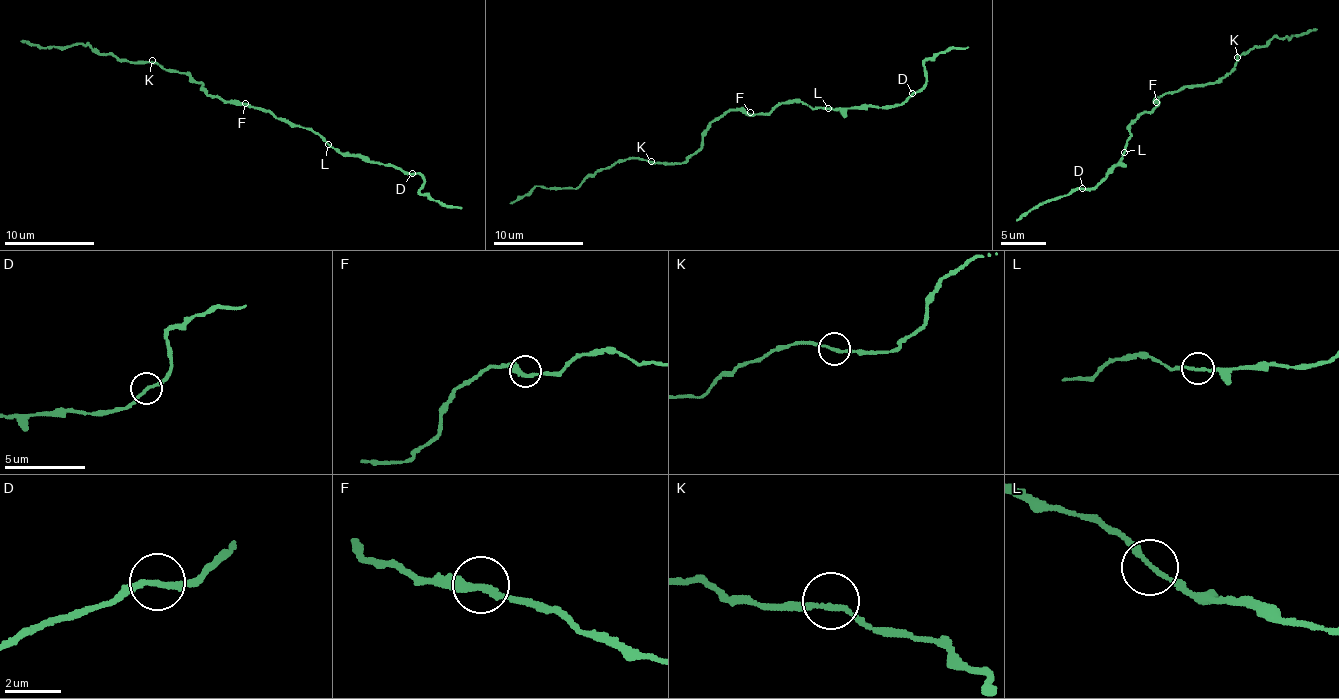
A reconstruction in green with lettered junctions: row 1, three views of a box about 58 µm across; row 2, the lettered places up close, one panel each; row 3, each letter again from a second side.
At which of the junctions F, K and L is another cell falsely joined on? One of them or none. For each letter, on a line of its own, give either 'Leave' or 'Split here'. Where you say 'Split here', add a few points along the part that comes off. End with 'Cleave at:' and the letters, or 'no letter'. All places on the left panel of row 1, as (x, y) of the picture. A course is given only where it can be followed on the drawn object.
F: Leave
K: Leave
L: Leave
Cleave at: no letter

